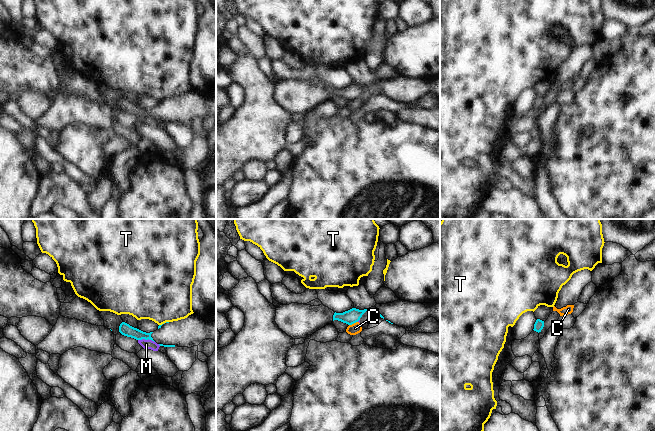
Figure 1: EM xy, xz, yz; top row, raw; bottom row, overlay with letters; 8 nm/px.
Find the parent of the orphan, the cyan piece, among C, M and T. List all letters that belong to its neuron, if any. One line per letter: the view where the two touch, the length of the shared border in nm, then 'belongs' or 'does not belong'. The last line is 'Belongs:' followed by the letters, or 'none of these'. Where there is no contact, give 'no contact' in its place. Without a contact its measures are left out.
C: meets cyan in xz; contact 80 nm long; does not belong
M: meets cyan in xy; contact 140 nm long; does not belong
T: meets cyan in xy; contact 90 nm long; does not belong
Belongs: none of these

